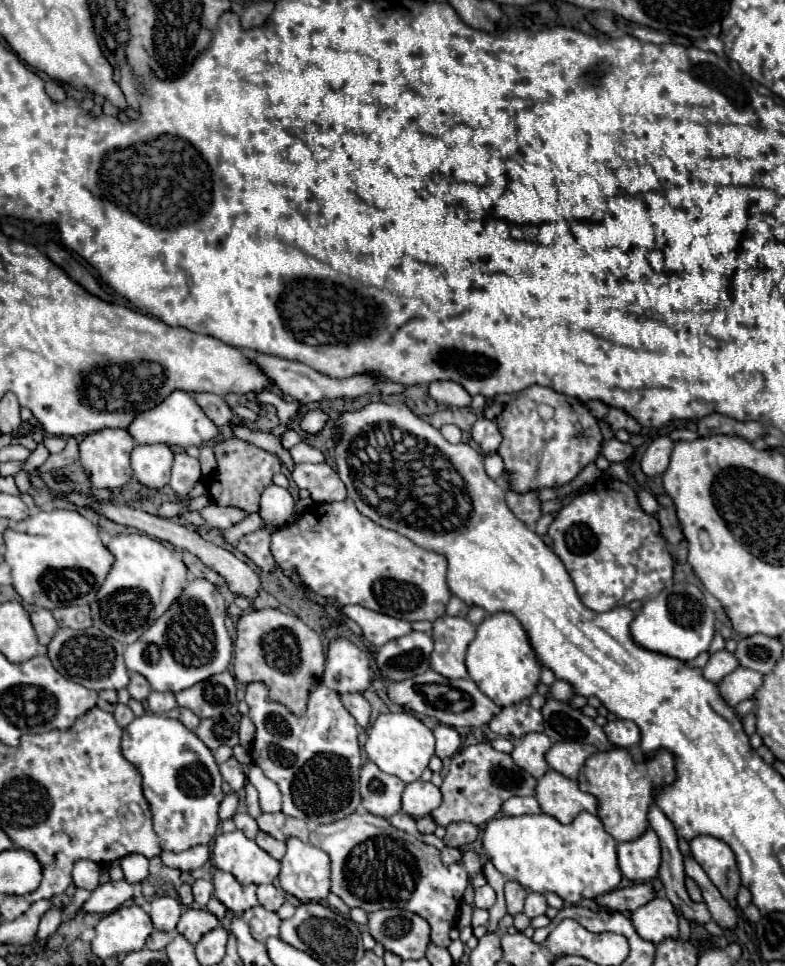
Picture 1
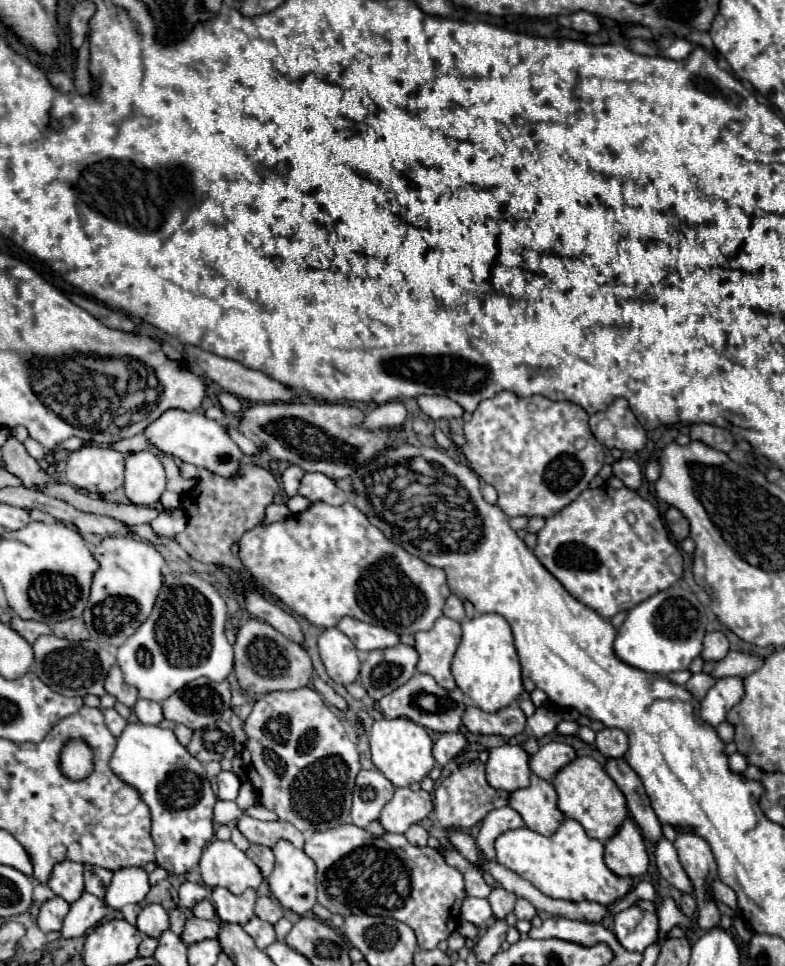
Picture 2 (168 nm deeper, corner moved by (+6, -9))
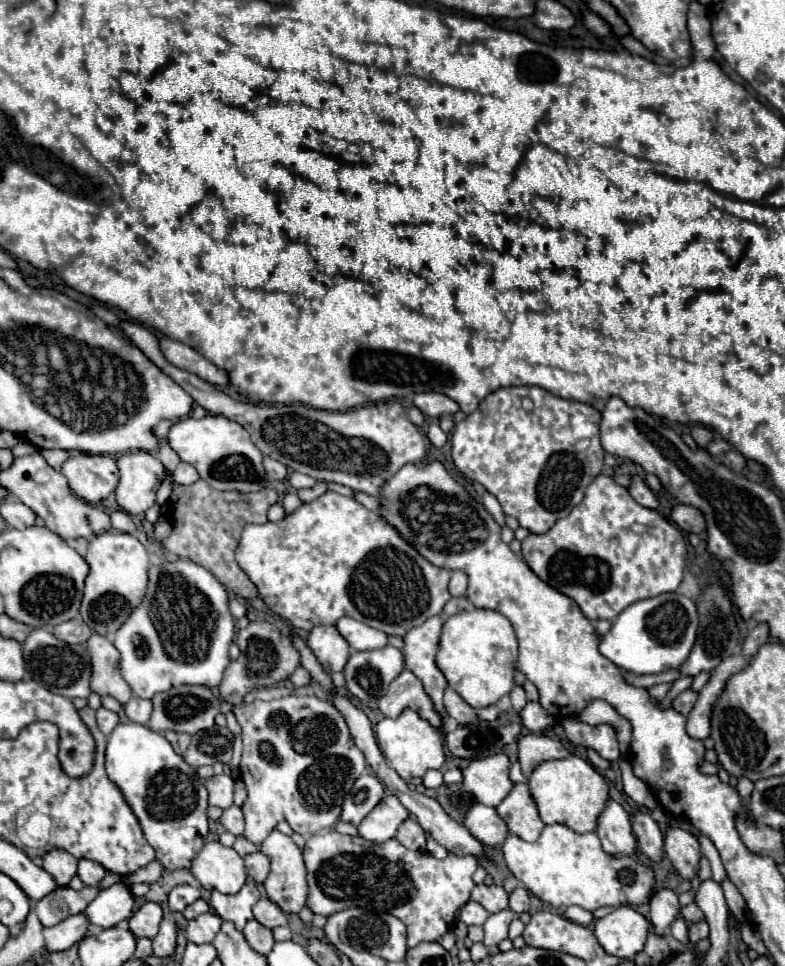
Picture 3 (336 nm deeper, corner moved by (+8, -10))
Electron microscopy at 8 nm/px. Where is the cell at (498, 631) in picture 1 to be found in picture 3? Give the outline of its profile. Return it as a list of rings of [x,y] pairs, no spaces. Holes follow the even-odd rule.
[[[474,609],[448,617],[444,621],[440,649],[436,663],[444,673],[448,685],[476,709],[494,705],[500,697],[508,695],[514,689],[518,641],[510,621],[490,609]]]

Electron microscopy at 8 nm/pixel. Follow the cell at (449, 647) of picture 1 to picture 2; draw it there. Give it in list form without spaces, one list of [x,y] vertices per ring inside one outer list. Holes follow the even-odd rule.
[[[446,616],[438,618],[432,630],[414,634],[416,640],[414,648],[420,656],[416,666],[418,672],[432,676],[436,684],[446,690],[456,688],[456,682],[450,672],[450,662],[460,644],[460,636],[462,636],[460,624]]]

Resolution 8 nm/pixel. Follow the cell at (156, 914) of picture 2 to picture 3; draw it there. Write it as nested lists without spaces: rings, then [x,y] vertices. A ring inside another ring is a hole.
[[[144,903],[130,917],[130,931],[134,937],[154,937],[158,933],[158,925],[162,921],[162,907],[158,903]]]

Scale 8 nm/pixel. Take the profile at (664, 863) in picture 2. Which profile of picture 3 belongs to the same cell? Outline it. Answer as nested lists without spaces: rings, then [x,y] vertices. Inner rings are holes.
[[[636,811],[632,815],[632,831],[636,835],[636,841],[640,843],[638,847],[642,849],[642,853],[652,863],[660,863],[664,859],[664,835],[658,823],[648,813]]]

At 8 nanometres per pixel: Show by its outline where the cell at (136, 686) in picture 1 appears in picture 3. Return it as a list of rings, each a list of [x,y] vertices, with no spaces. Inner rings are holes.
[[[94,633],[86,643],[92,657],[92,691],[110,695],[126,705],[132,697],[130,685],[120,675],[120,653],[108,637]]]

